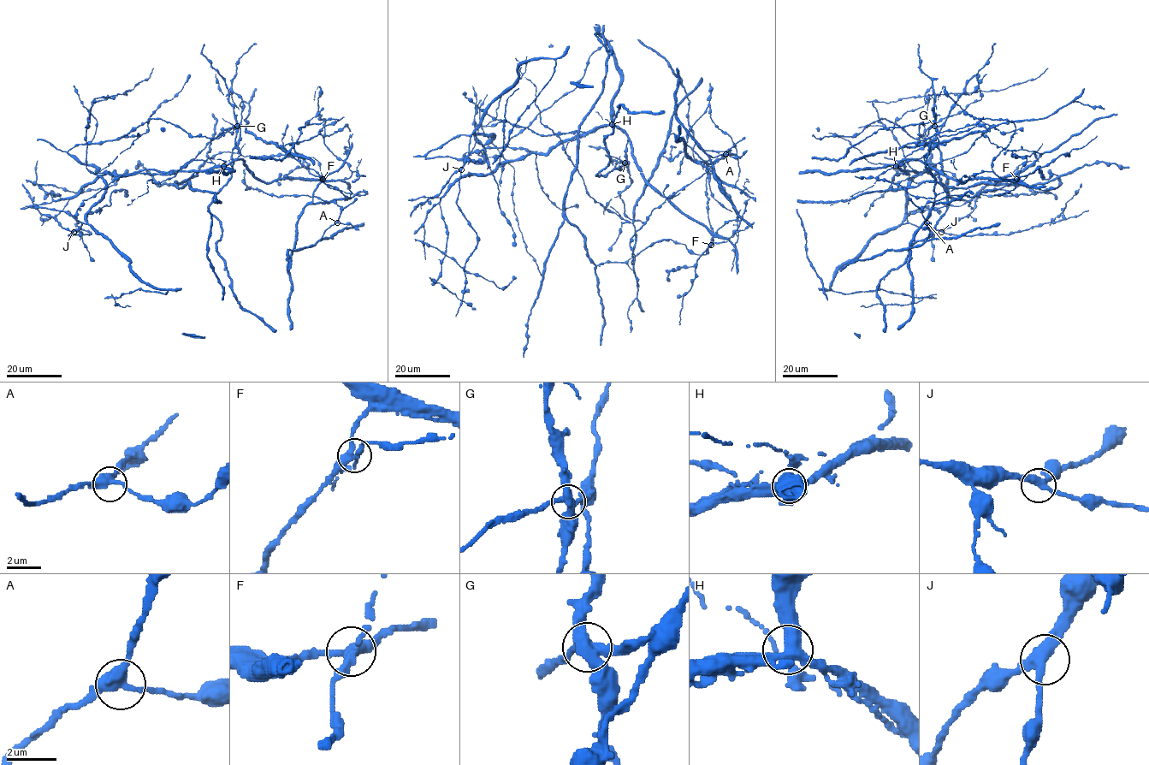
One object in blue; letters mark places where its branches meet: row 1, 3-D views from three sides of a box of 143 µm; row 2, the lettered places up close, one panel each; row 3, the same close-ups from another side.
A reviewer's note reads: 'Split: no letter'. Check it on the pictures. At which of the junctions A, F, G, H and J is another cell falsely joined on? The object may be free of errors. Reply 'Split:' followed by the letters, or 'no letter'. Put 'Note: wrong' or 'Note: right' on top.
Note: right
Split: no letter

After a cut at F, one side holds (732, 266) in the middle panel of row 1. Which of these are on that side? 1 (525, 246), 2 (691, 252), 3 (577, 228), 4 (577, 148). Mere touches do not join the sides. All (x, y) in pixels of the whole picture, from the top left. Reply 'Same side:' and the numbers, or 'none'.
Same side: 1

